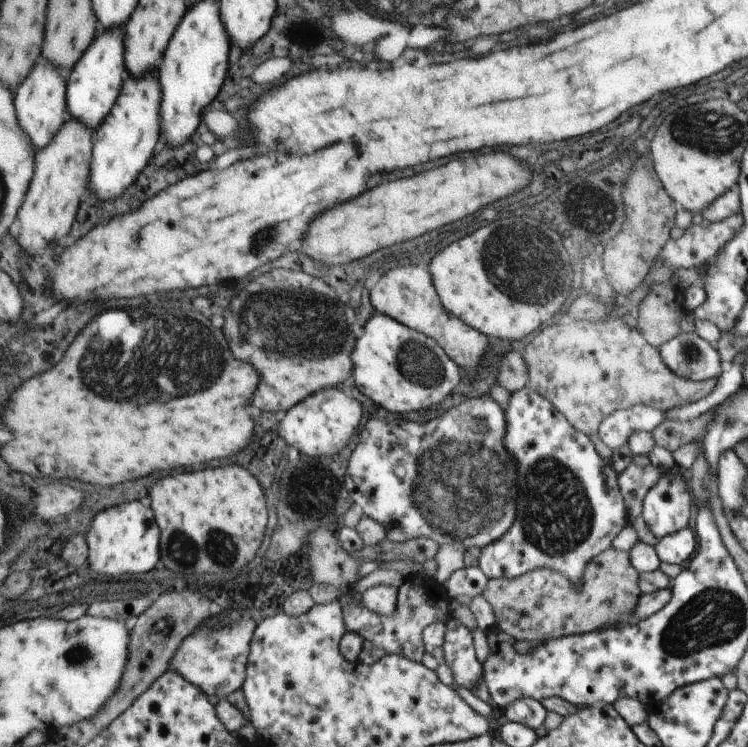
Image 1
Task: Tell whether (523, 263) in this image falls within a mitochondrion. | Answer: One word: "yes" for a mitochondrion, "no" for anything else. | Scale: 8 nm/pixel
yes

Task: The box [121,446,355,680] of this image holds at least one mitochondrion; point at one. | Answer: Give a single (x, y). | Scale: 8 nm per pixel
(182, 549)

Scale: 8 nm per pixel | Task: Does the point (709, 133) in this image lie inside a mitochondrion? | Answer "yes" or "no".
yes

